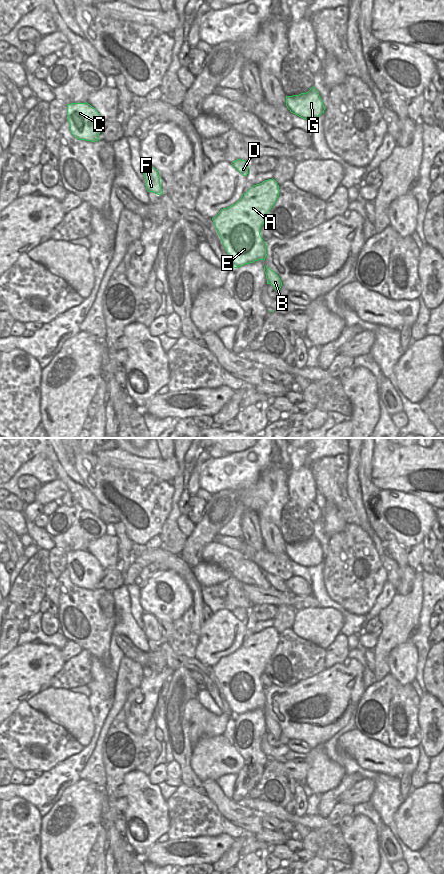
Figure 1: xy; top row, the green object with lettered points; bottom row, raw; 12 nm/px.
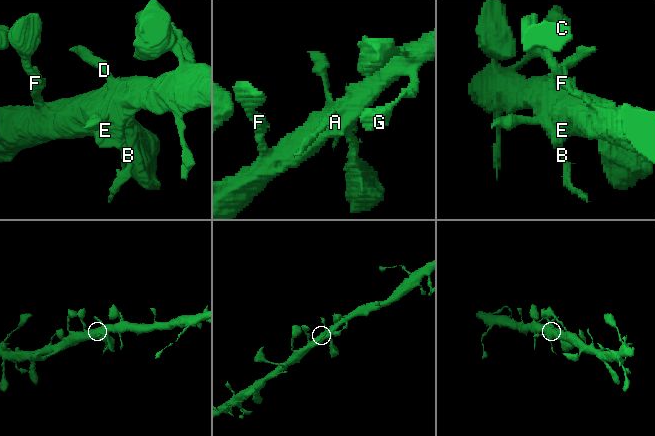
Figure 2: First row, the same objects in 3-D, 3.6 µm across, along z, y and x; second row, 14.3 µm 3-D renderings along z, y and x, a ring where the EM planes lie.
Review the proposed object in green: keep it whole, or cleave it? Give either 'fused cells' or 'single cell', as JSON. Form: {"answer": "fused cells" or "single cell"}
{"answer": "single cell"}

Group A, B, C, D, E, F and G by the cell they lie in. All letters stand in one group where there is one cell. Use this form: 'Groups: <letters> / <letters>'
Groups: A B C D E F G

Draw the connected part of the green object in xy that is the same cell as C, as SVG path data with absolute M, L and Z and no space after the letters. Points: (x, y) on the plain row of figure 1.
M87 550L67 552L67 569L70 580L75 586L91 590L98 589L103 567Z

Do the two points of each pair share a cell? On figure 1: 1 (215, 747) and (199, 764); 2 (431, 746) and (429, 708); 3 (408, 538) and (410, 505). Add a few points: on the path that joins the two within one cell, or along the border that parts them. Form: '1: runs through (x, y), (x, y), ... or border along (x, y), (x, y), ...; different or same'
1: runs through (212, 751), (203, 760); same
2: runs through (426, 737), (425, 733), (429, 717); same
3: runs through (417, 537), (421, 532), (419, 516); same

